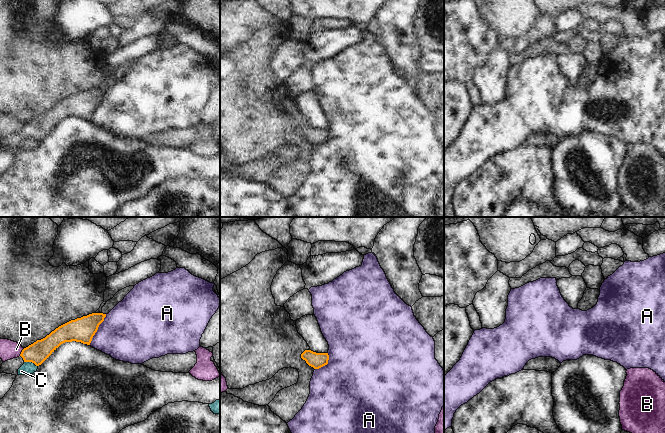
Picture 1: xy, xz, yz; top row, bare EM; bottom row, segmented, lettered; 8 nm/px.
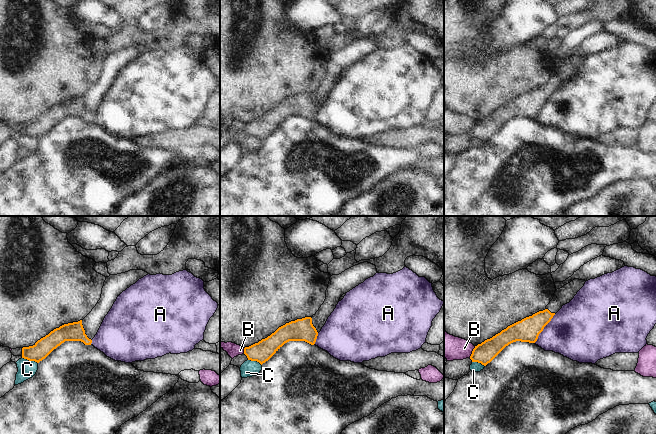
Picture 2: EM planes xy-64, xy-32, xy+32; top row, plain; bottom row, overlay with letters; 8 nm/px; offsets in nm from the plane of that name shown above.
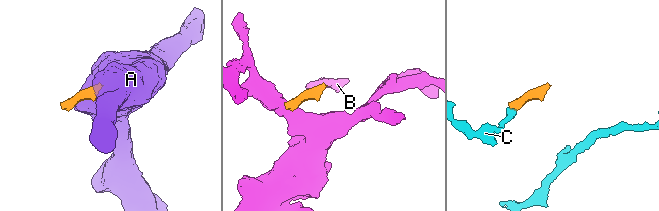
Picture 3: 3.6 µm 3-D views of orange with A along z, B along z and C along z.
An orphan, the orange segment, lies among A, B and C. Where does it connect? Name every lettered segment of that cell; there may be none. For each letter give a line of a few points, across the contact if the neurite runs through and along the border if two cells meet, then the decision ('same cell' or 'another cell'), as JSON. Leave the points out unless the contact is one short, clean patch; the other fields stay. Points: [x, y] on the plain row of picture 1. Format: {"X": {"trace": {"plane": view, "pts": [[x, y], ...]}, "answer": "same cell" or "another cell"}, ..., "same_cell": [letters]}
{"A": {"answer": "another cell"}, "B": {"trace": {"plane": "xy", "pts": [[24, 124], [19, 131]]}, "answer": "another cell"}, "C": {"trace": {"plane": "xy", "pts": [[24, 137], [30, 137], [37, 142]]}, "answer": "another cell"}, "same_cell": []}

